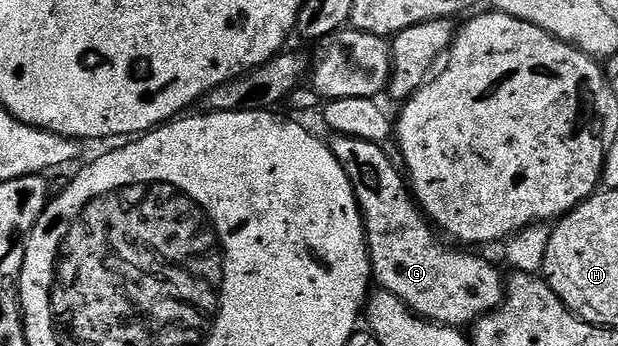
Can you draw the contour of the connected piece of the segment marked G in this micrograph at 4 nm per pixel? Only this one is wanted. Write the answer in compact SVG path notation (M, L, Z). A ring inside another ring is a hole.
M332 134L330 138L331 152L335 154L337 161L341 161L355 190L359 212L363 215L363 228L367 234L367 252L371 254L371 274L374 282L382 290L395 296L400 304L406 305L414 314L430 322L441 323L445 327L470 328L483 315L498 309L505 296L505 275L502 275L489 260L474 255L471 252L474 250L460 249L458 246L446 247L439 240L440 232L423 214L414 195L411 194L404 172L397 163L395 168L394 161L383 152L384 148L380 144L361 141L348 135Z

